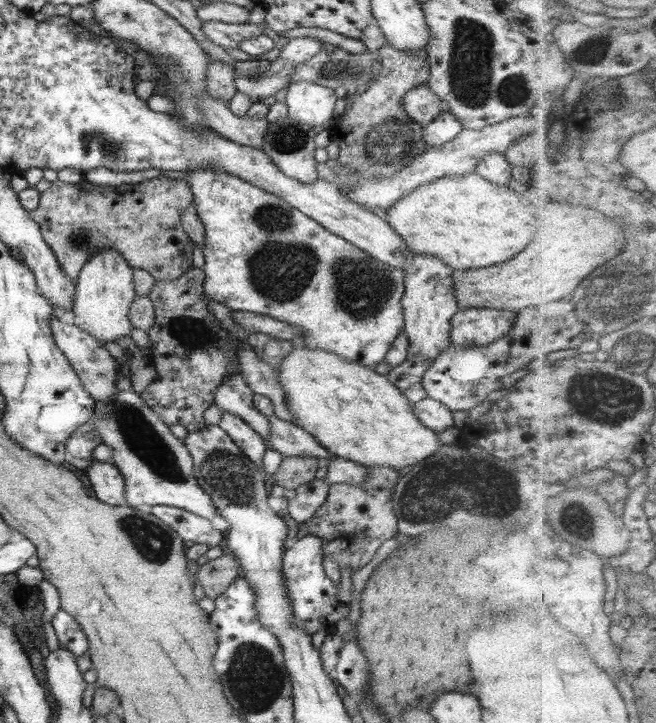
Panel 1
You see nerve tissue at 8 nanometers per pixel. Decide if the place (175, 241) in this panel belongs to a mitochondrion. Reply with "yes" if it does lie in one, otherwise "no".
no

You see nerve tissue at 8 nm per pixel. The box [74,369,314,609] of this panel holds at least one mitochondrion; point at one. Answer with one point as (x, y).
(136, 432)

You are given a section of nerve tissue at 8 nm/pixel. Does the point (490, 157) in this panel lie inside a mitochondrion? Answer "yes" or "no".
no

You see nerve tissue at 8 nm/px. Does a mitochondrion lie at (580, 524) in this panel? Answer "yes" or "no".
yes

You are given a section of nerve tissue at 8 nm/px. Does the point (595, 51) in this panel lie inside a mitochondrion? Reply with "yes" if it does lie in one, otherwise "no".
yes

